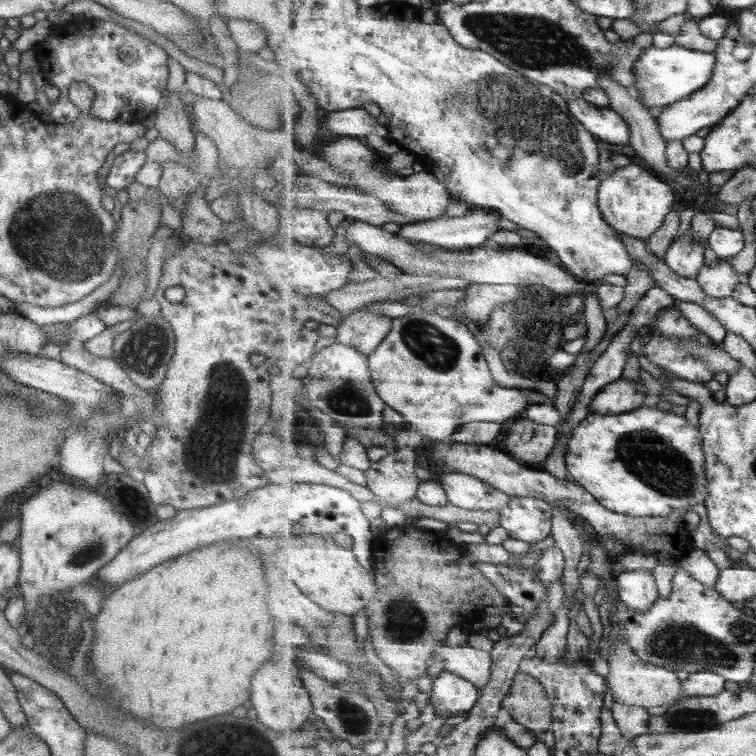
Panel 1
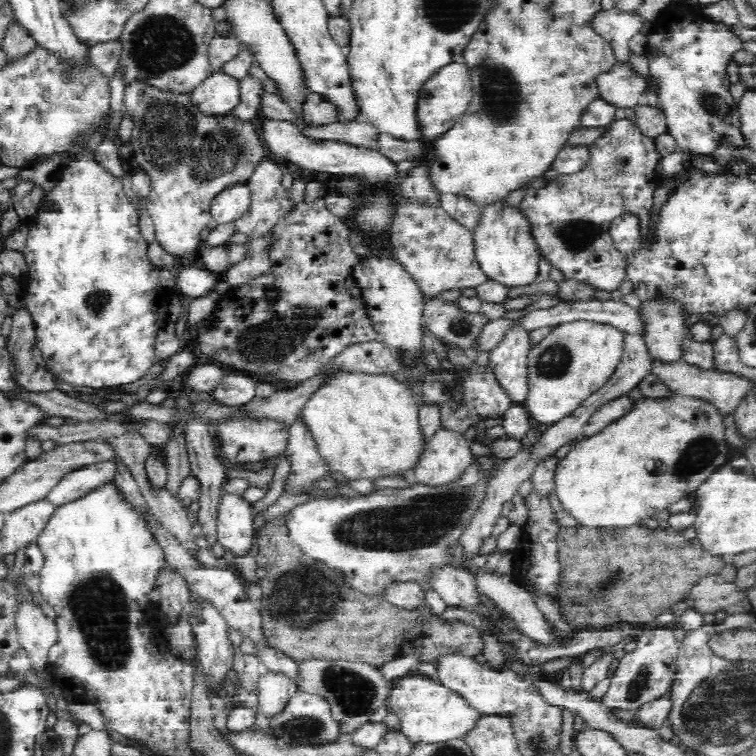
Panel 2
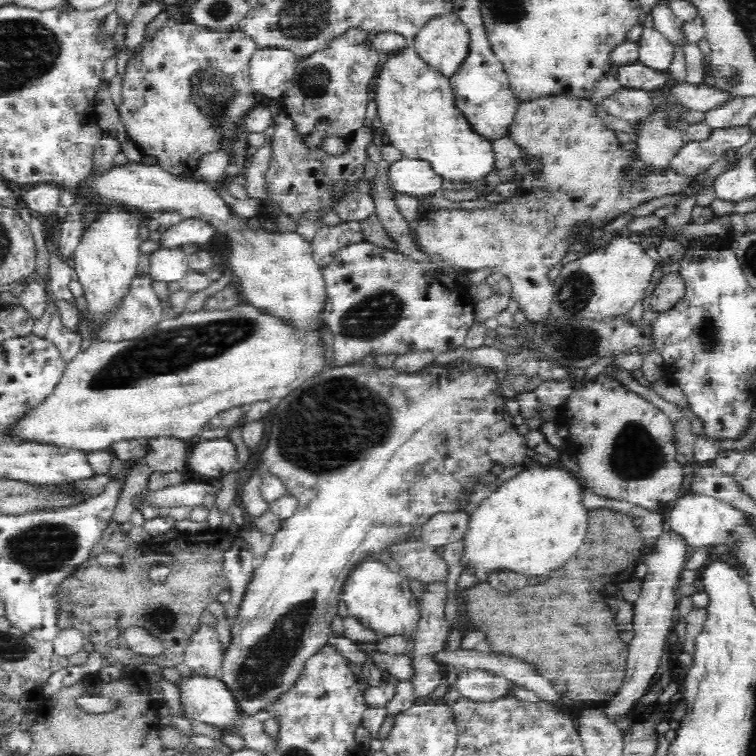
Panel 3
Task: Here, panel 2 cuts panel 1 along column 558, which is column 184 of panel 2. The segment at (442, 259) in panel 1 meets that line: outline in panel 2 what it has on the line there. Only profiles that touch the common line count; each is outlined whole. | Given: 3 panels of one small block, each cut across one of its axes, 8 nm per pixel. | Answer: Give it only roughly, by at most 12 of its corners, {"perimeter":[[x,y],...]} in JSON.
{"perimeter":[[197,264],[182,266],[175,289],[186,297],[214,290],[219,278]]}

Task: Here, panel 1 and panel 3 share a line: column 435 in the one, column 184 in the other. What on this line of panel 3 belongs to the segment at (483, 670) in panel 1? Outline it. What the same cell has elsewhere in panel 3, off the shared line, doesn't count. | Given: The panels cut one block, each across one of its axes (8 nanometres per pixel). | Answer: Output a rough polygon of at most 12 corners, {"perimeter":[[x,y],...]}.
{"perimeter":[[201,623],[184,652],[193,675],[219,676],[215,626]]}

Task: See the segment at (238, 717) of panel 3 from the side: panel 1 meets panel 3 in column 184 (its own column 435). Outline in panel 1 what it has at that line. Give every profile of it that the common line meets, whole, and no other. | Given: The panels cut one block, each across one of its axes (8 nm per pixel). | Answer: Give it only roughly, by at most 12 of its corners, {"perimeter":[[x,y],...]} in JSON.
{"perimeter":[[443,670],[429,699],[436,715],[468,714],[479,693],[466,678]]}

